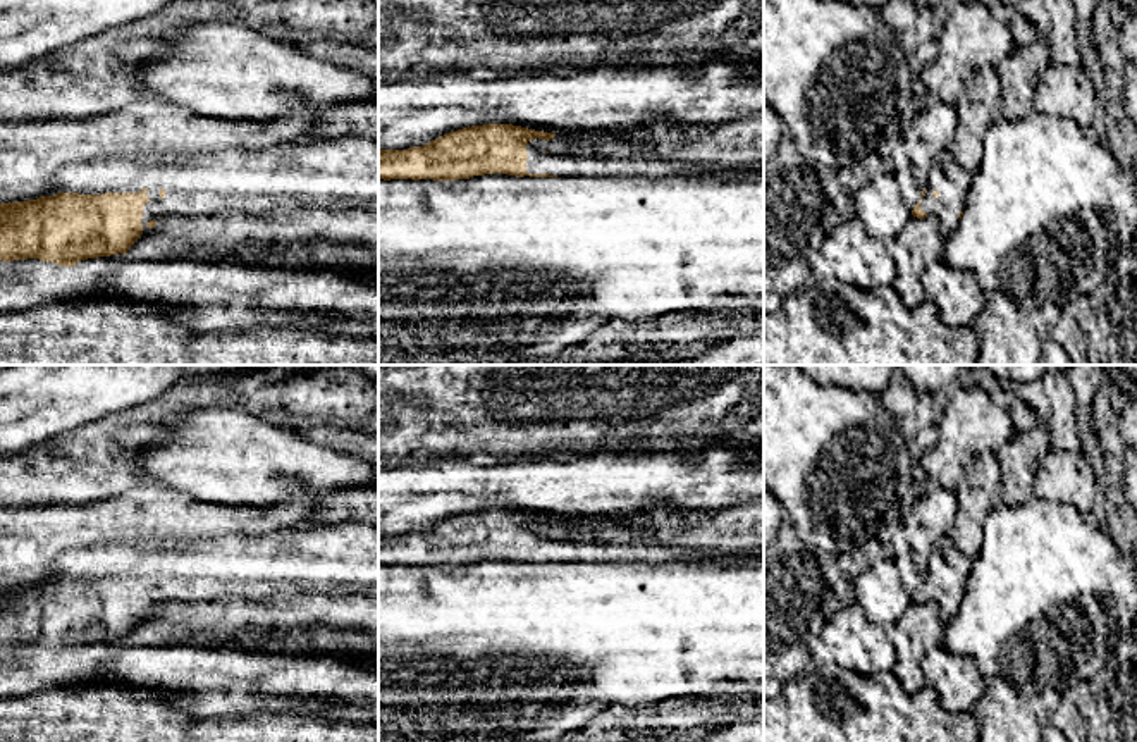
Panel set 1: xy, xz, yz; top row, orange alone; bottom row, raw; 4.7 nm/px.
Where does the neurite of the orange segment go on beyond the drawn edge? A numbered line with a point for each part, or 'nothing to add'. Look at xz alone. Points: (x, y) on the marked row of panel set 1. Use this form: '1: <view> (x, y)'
1: xz (539, 162)

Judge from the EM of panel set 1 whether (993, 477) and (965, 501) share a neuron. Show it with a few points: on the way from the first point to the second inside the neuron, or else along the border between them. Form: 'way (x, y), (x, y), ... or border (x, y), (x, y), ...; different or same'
way (986, 481), (972, 494); same

